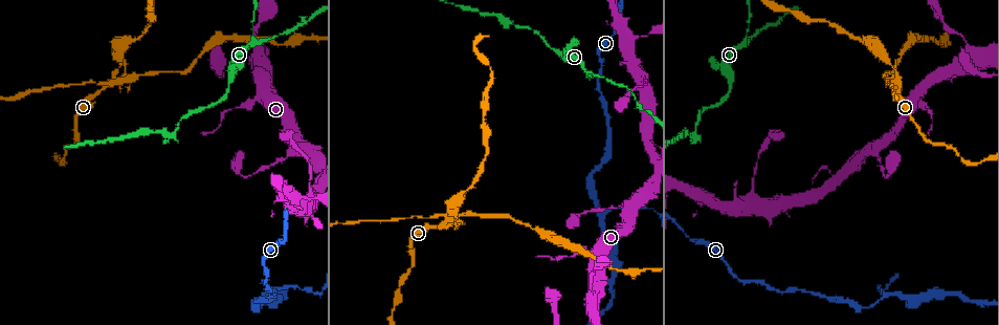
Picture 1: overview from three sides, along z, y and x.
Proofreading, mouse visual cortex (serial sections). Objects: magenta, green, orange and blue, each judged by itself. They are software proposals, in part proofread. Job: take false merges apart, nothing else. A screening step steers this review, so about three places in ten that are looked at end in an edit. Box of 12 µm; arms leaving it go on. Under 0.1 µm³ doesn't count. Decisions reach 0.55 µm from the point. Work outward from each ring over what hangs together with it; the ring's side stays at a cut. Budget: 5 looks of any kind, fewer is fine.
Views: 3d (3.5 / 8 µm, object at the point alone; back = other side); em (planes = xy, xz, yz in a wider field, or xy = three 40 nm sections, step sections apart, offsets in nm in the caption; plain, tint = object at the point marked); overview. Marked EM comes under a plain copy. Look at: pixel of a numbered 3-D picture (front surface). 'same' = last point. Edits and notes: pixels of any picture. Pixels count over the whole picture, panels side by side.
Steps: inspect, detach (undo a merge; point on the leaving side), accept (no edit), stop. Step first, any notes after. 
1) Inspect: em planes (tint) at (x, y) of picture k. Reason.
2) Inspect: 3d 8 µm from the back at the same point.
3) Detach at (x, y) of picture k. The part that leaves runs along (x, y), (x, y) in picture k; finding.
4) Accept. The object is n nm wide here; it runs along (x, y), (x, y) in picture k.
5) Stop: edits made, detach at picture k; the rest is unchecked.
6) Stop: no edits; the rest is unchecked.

Inspect: 3d 3.5 µm at (728, 85) of picture 1. Thick turns thin.

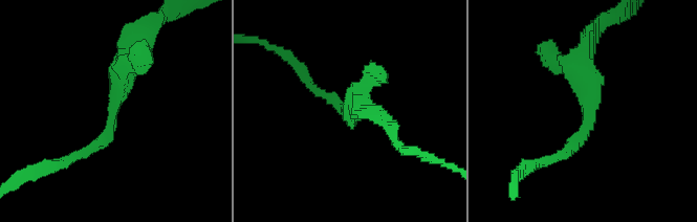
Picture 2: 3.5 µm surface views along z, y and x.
Inspect: em xy step 3 (tint) at (591, 115) of picture 2. The arms are 150, 300 nm wide; shape alone is not enough.

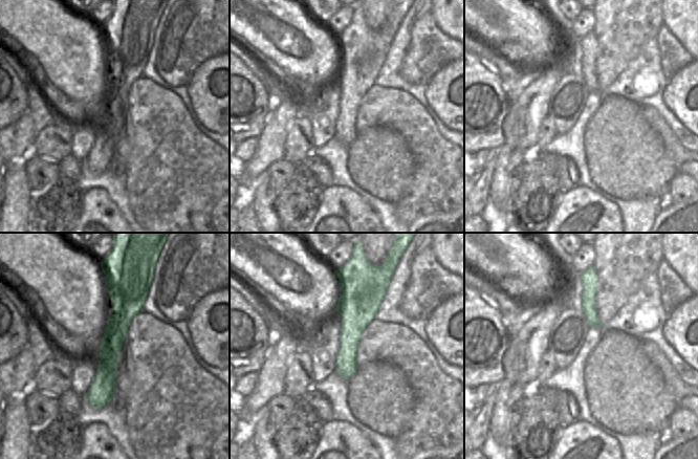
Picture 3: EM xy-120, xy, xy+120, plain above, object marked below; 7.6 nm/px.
Accept. It runs along (133, 50), (107, 137), (74, 156) in picture 2; one cell here.

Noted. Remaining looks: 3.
Inspect: 3d 8 µm at (309, 181) of picture 1. Calibre changes.

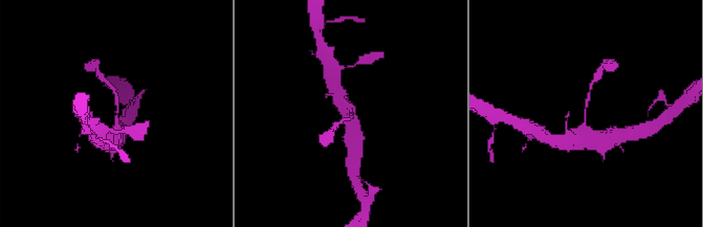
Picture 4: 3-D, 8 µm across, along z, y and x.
Inspect: em xy step 5 (tint) at (584, 115) of picture 4. Now the EM.

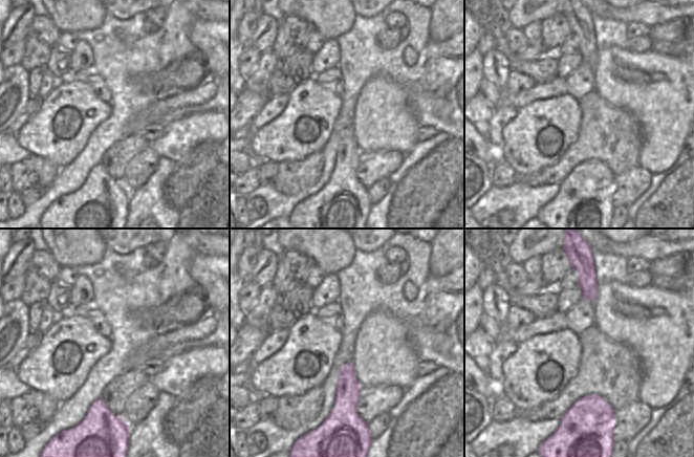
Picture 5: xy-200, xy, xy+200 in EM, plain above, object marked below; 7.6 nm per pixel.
Accept. The arms are 150, 450 nm wide; it runs along (115, 140), (117, 97), (110, 87) in picture 4; one cell here.

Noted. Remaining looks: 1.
Stop: no edits; the rest is unchecked.

